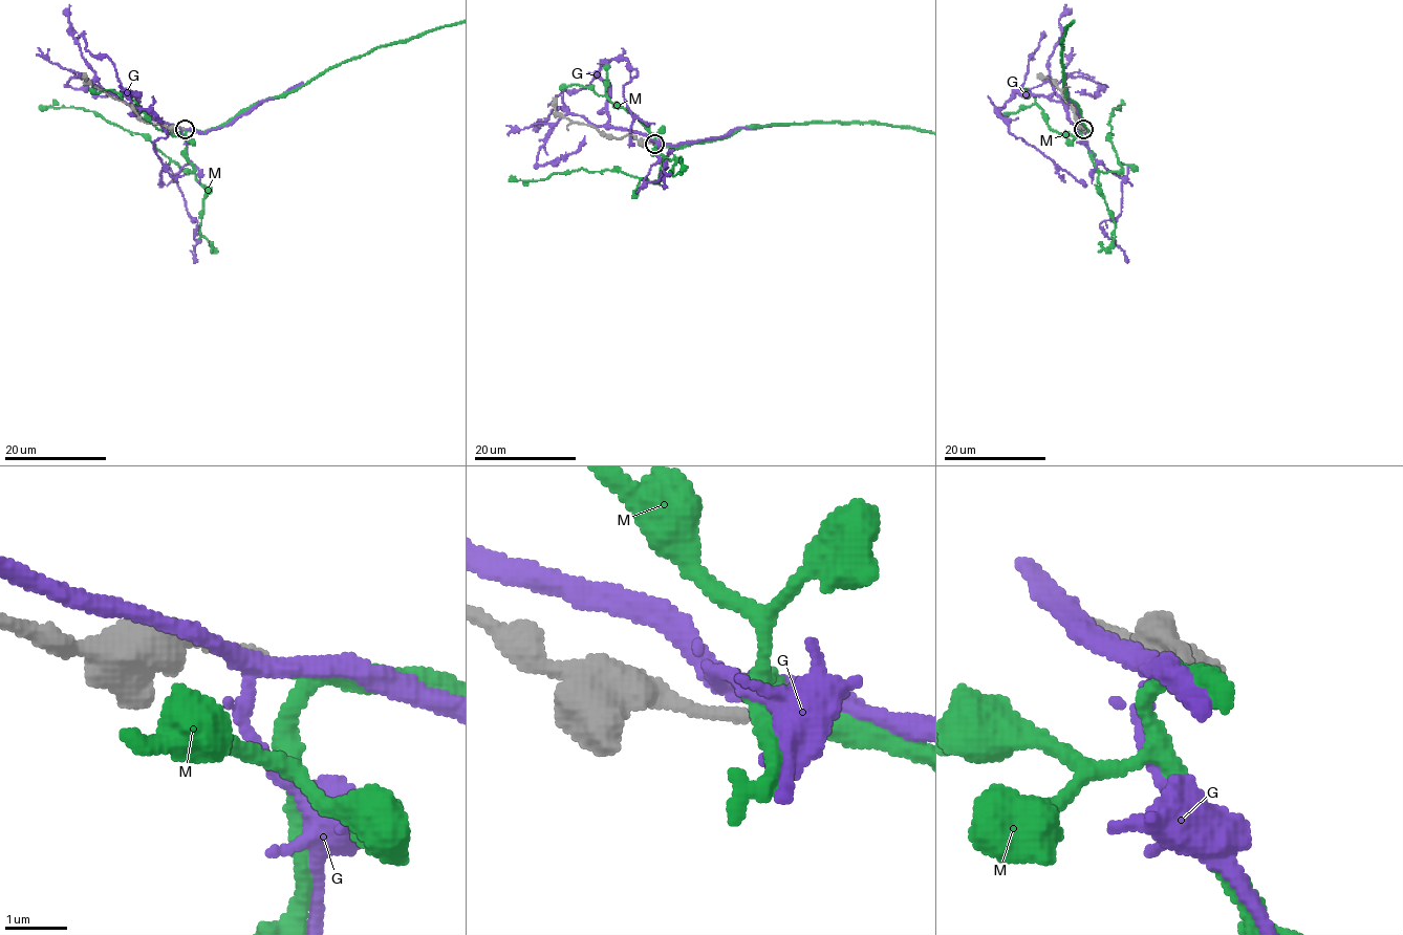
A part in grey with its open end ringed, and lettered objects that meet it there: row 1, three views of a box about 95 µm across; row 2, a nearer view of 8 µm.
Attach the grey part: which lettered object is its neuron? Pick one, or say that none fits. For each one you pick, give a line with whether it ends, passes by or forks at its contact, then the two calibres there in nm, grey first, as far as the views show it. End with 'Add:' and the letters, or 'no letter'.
M: It passes by. Thickness 170 nm (grey) against 280 nm
Add: M

